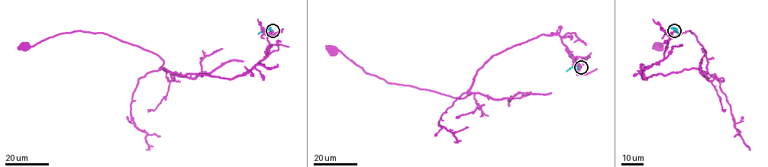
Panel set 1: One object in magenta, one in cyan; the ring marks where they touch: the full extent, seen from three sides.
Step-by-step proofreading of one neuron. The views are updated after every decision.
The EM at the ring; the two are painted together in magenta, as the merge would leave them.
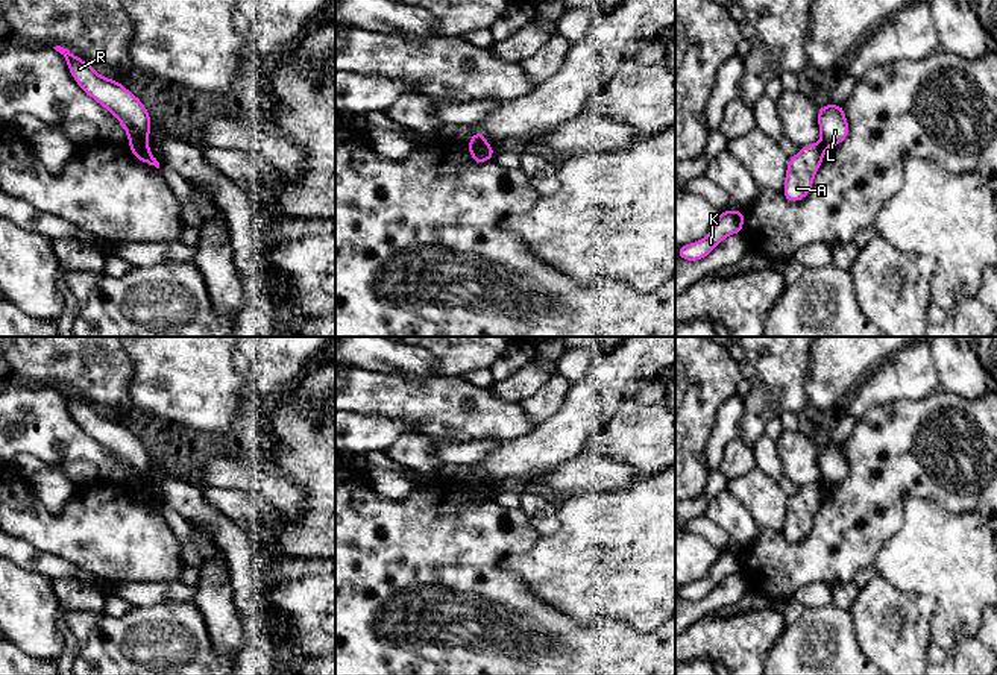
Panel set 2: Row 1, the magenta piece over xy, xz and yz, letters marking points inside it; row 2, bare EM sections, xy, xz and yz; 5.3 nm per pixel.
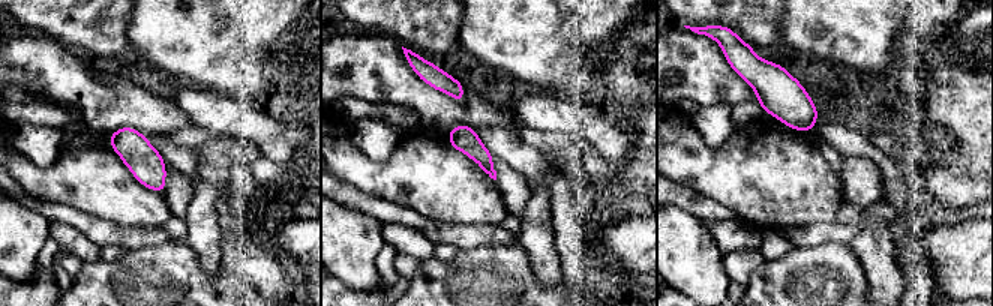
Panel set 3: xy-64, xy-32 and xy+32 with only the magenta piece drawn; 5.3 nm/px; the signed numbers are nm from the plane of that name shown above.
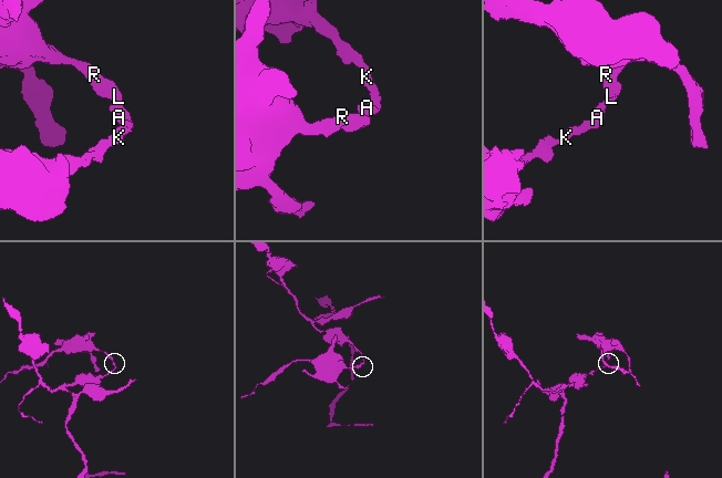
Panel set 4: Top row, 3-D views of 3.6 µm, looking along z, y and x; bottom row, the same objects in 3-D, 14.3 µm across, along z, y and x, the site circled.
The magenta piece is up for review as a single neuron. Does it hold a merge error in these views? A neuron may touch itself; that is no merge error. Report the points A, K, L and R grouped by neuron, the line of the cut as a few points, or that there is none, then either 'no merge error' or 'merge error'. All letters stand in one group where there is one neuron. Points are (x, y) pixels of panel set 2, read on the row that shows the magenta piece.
A K / L R | xy (147, 143), (129, 144) | merge error

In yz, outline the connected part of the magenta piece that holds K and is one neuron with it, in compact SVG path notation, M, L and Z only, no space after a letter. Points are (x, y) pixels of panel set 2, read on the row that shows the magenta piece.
M725 209L721 212L709 235L700 241L678 246L678 258L686 261L700 261L706 258L722 240L731 234L742 234L744 211Z

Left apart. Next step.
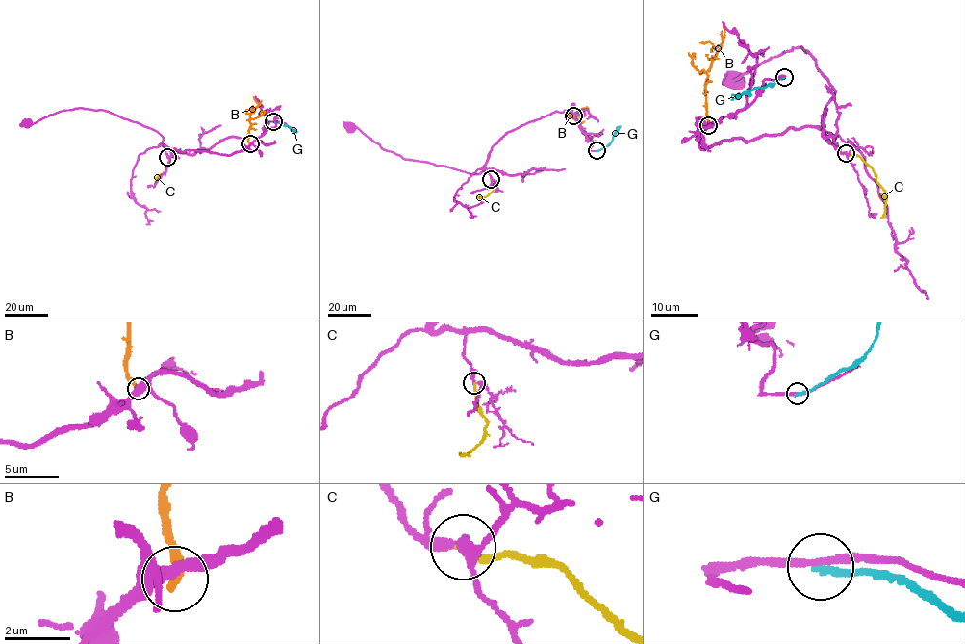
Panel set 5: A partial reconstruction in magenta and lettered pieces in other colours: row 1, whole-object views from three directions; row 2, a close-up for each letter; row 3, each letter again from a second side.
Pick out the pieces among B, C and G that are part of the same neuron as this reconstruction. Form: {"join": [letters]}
{"join": []}

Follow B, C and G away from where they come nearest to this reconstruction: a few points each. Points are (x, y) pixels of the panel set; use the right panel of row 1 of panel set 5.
B: (708, 125), (706, 70), (723, 38), (723, 23)
C: (846, 153), (861, 158), (873, 169), (876, 181), (885, 192), (885, 212), (880, 218)
G: (784, 76), (774, 84), (749, 90), (731, 98)

